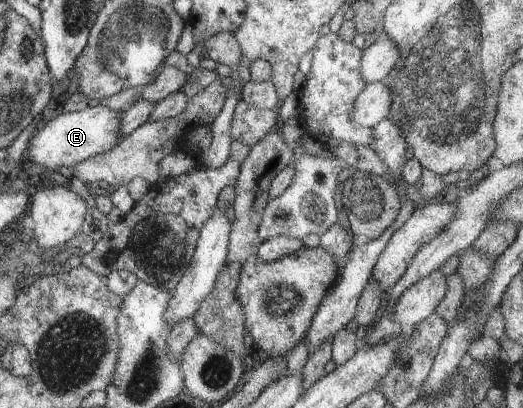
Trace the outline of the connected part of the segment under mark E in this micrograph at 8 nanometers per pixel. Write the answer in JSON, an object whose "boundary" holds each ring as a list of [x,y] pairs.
{"boundary":[[[98,103],[78,112],[61,113],[52,121],[42,123],[30,138],[26,161],[45,167],[47,173],[53,173],[57,167],[74,168],[90,157],[111,151],[123,139],[120,134],[122,123],[123,113]]]}

